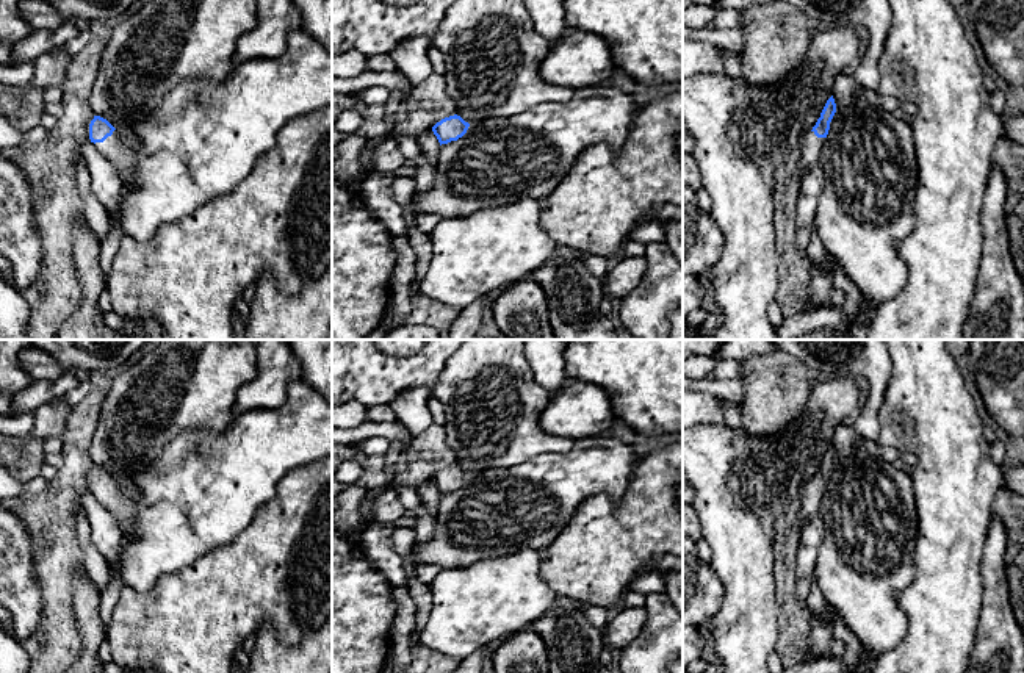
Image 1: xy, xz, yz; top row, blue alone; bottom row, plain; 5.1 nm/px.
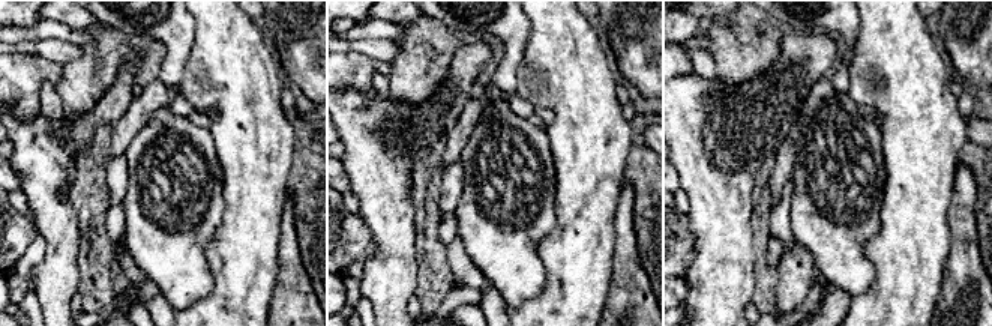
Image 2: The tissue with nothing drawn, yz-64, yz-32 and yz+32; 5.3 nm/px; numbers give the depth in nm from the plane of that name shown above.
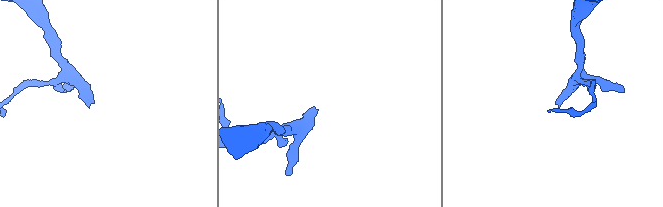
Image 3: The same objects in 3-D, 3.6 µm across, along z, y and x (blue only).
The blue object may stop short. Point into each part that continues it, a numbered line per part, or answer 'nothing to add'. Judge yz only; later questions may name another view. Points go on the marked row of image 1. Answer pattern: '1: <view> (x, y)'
1: yz (811, 146)

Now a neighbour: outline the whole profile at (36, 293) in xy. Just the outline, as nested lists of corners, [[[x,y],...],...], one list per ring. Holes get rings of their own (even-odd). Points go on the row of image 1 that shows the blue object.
[[[36,279],[36,282],[27,290],[22,291],[22,296],[30,305],[39,304],[47,294],[45,283],[41,279]]]

